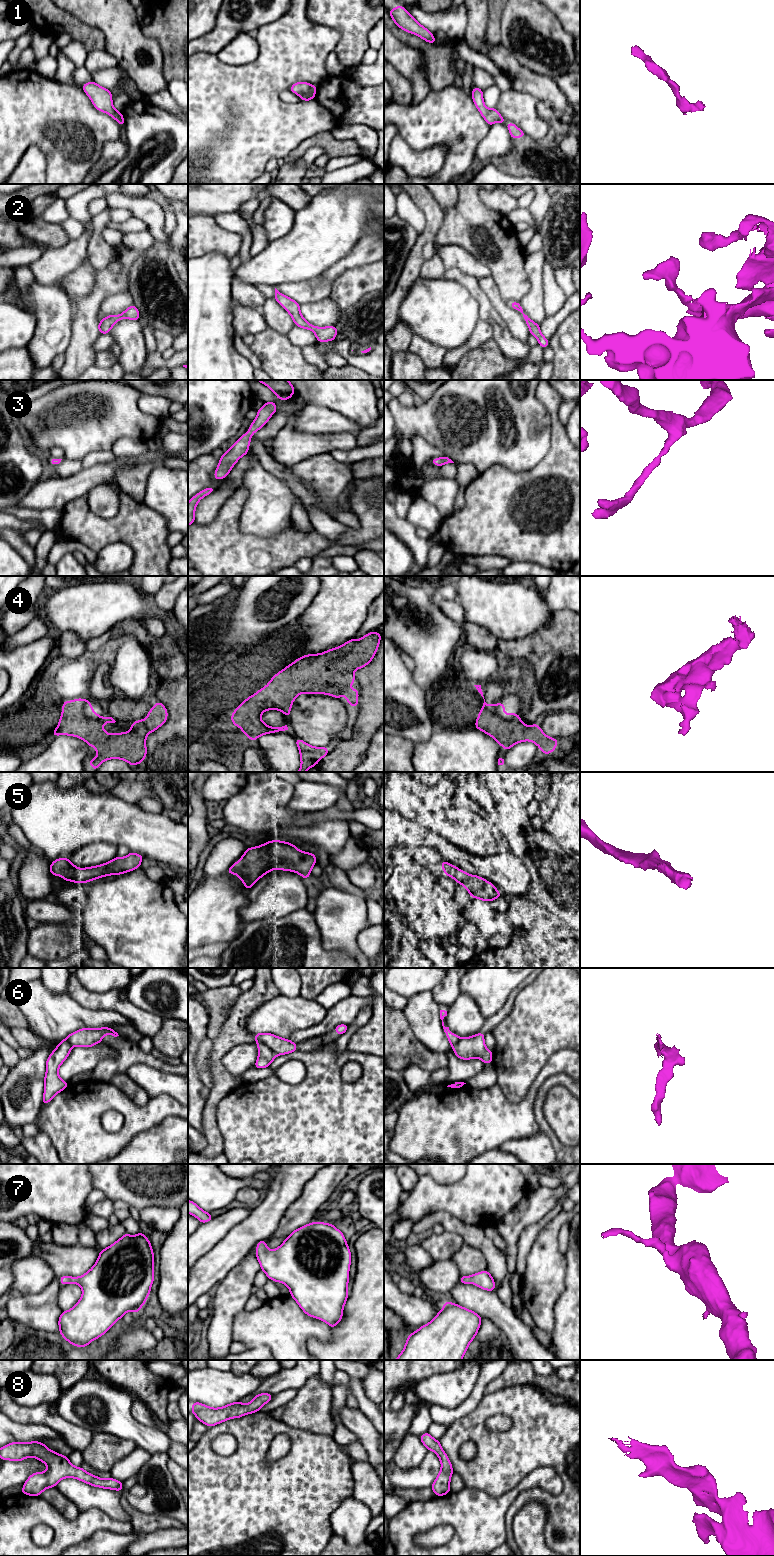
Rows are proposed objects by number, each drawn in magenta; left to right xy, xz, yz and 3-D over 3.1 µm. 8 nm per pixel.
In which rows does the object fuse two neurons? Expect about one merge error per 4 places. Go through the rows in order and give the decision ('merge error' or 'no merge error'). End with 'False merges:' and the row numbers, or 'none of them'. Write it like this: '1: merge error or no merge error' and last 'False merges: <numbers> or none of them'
1: no merge error
2: no merge error
3: no merge error
4: no merge error
5: no merge error
6: merge error
7: no merge error
8: no merge error
False merges: 6

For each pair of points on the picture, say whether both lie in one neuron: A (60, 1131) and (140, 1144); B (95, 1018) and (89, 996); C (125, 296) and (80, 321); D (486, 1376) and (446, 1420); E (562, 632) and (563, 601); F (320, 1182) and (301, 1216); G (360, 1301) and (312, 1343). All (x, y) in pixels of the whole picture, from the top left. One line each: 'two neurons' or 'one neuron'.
A: two neurons
B: two neurons
C: two neurons
D: one neuron
E: two neurons
F: one neuron
G: one neuron

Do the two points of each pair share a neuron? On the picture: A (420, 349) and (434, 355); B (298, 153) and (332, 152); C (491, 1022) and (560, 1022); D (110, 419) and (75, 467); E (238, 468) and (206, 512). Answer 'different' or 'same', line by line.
A: same
B: same
C: different
D: different
E: same

